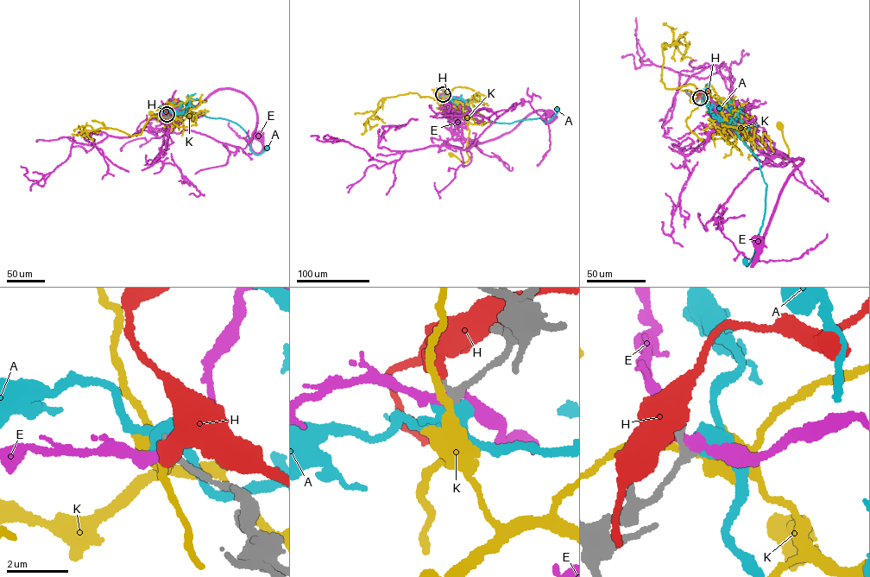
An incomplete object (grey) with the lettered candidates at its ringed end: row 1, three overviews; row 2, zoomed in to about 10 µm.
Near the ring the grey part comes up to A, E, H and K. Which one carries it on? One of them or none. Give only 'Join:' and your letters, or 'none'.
Join: A

